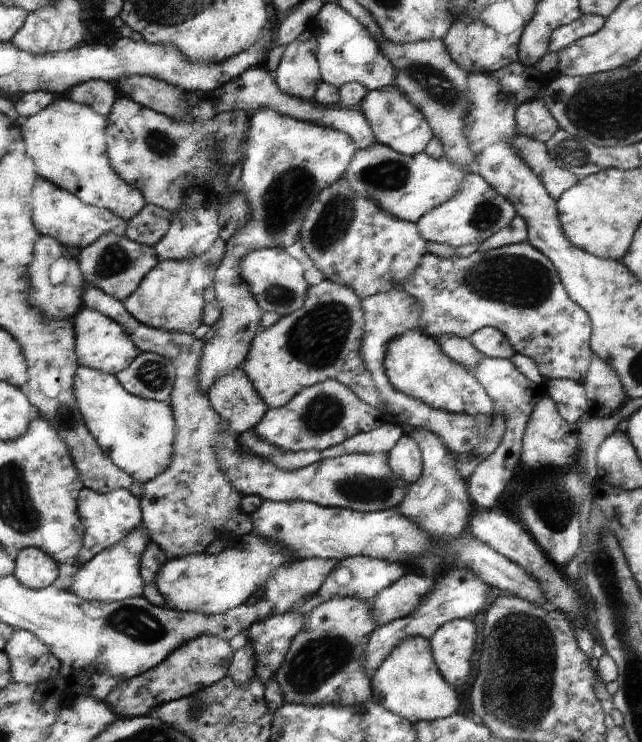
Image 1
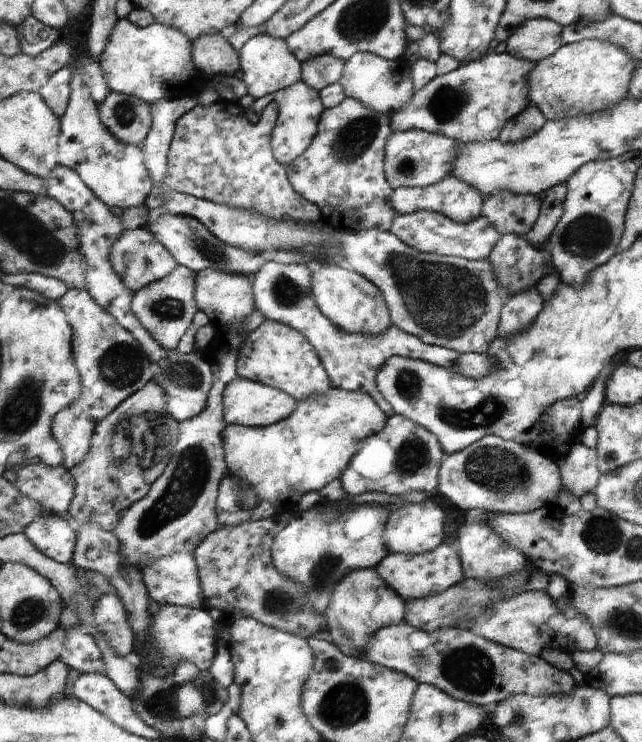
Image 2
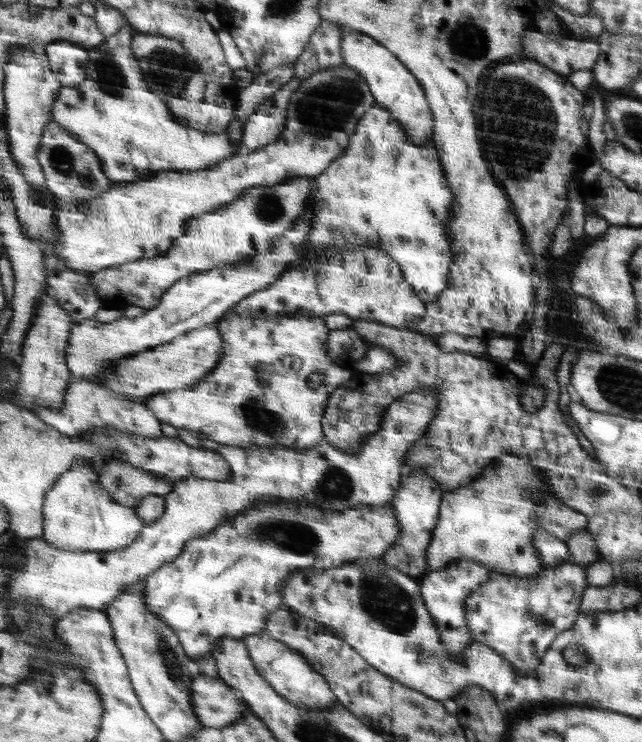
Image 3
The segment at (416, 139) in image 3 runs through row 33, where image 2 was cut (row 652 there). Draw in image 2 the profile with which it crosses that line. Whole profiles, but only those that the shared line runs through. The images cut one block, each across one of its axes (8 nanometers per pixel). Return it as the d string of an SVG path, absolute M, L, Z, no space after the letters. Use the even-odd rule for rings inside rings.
M356 568L348 572L333 590L326 608L327 638L346 656L367 660L364 658L364 647L374 632L385 626L398 626L405 622L405 601L374 569Z

